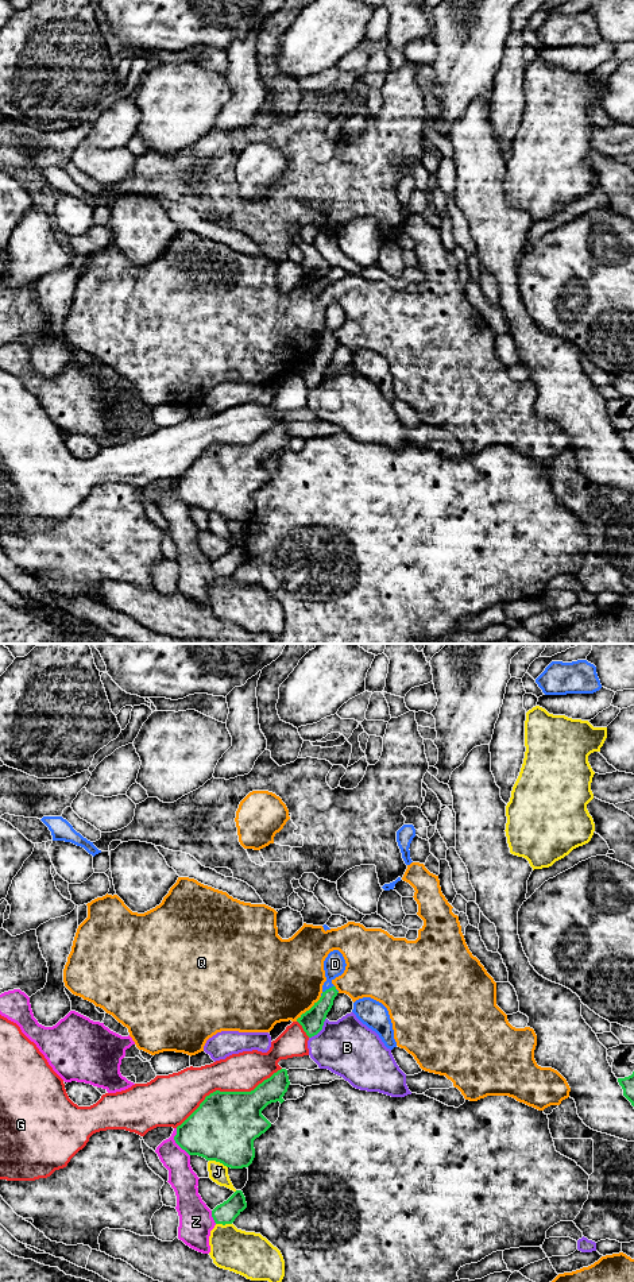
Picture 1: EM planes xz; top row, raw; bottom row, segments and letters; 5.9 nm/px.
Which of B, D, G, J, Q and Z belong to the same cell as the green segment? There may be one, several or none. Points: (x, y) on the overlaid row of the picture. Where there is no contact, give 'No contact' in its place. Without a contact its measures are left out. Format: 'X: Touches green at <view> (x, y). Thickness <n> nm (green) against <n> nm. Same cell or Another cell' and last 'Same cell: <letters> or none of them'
B: Touches green at xz (320, 1030). Thickness 140 nm (green) against 340 nm. Another cell
D: Touches green at xz (327, 989). Thickness 140 nm (green) against 130 nm. Another cell
G: Touches green at xz (227, 1092). Thickness 400 nm (green) against 240 nm. Another cell
J: Touches green at xz (219, 1161). Thickness 400 nm (green) against 110 nm. Another cell
Q: Touches green at xz (309, 1010). Thickness 140 nm (green) against 480 nm. Another cell
Z: Touches green at xz (176, 1142). Thickness 360 nm (green) against 160 nm. Another cell
Same cell: none of them

